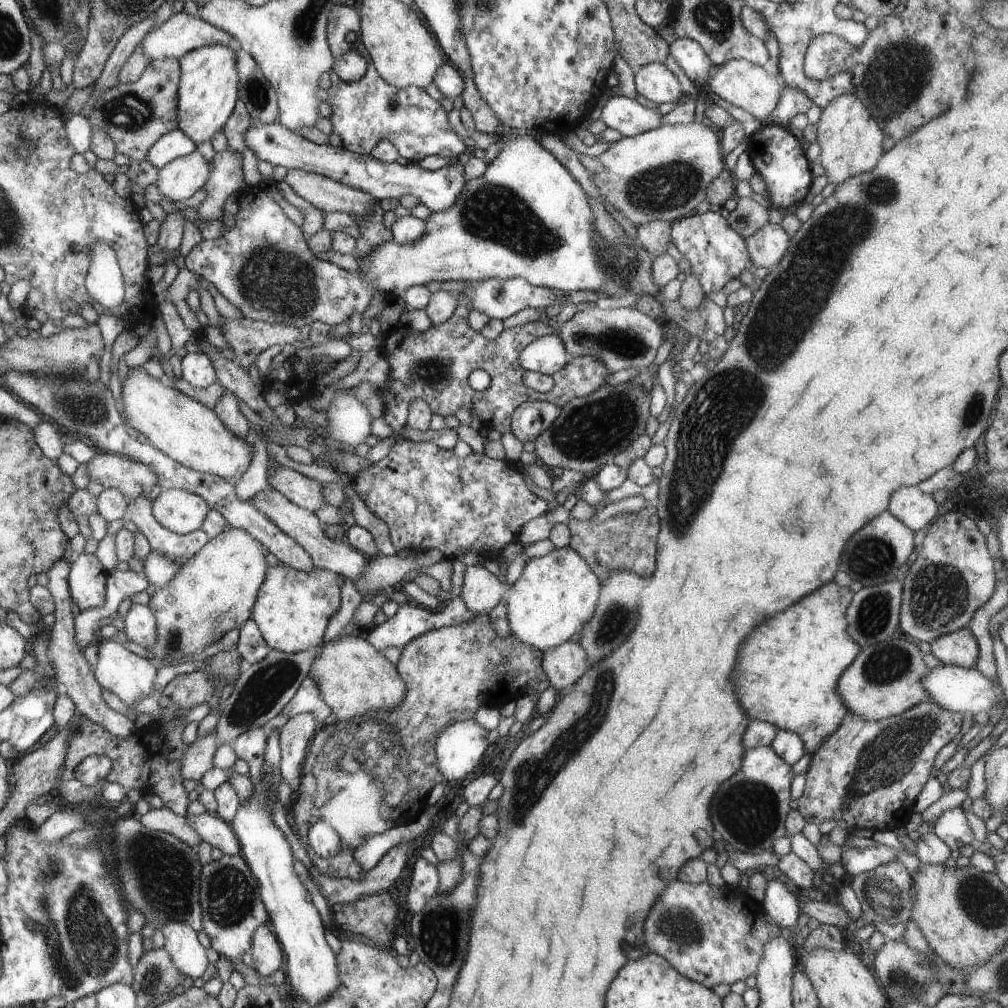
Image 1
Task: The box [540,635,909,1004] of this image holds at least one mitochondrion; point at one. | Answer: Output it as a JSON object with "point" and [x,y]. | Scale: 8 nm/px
{"point":[749,810]}

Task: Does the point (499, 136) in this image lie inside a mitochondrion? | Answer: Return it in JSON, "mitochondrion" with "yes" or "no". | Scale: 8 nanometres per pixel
{"mitochondrion":"no"}

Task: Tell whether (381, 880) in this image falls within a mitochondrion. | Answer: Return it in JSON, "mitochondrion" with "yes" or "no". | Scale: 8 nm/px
{"mitochondrion":"no"}

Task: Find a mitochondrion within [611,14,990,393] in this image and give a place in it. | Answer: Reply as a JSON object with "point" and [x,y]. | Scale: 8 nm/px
{"point":[897,75]}

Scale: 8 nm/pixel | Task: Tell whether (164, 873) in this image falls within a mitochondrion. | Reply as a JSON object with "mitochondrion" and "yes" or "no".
{"mitochondrion":"yes"}

